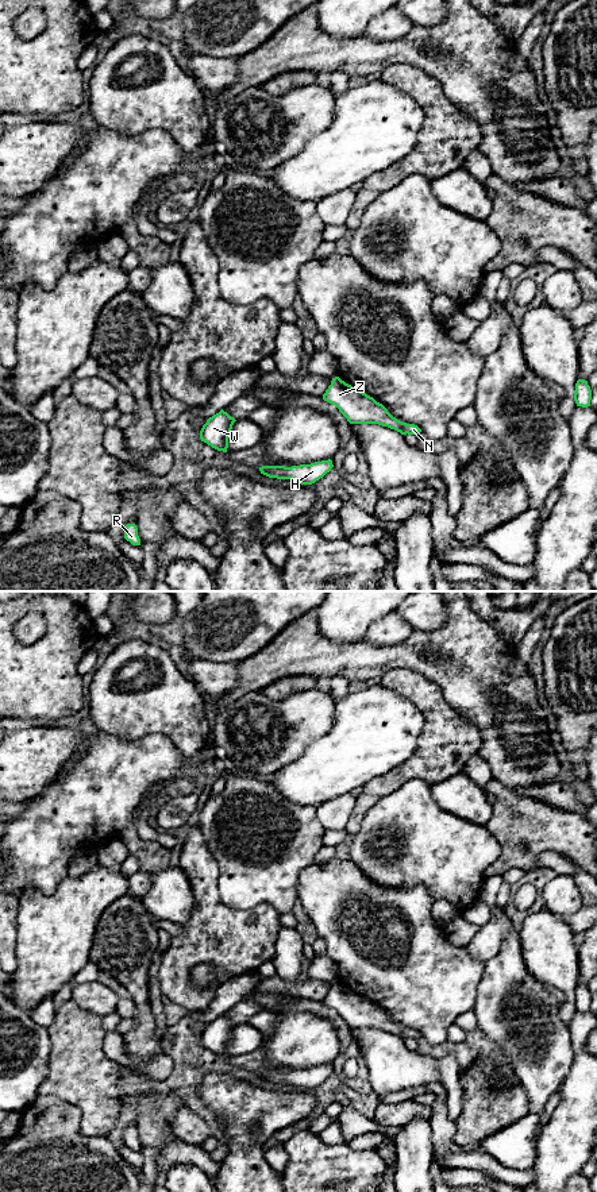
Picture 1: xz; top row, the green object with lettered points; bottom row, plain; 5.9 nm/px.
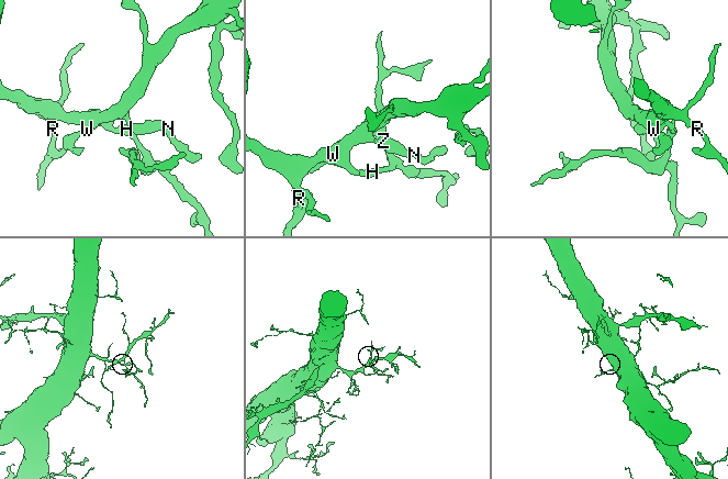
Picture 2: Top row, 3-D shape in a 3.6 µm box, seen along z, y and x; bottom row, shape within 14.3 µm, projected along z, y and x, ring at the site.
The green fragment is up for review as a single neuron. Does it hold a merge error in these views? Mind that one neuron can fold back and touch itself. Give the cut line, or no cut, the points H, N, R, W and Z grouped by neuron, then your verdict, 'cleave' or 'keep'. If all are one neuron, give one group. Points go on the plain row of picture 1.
cut none; groups H N R W Z; keep

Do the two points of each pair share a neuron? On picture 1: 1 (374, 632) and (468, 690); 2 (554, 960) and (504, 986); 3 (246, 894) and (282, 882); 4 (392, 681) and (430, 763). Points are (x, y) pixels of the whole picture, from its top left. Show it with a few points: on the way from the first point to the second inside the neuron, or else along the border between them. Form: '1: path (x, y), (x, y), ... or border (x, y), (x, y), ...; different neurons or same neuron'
1: border (413, 631), (385, 645), (365, 637); different neurons
2: border (522, 942), (522, 959), (526, 969), (546, 986); different neurons
3: path (255, 884), (258, 882), (273, 882); same neuron
4: path (415, 691), (432, 709), (432, 740); same neuron

